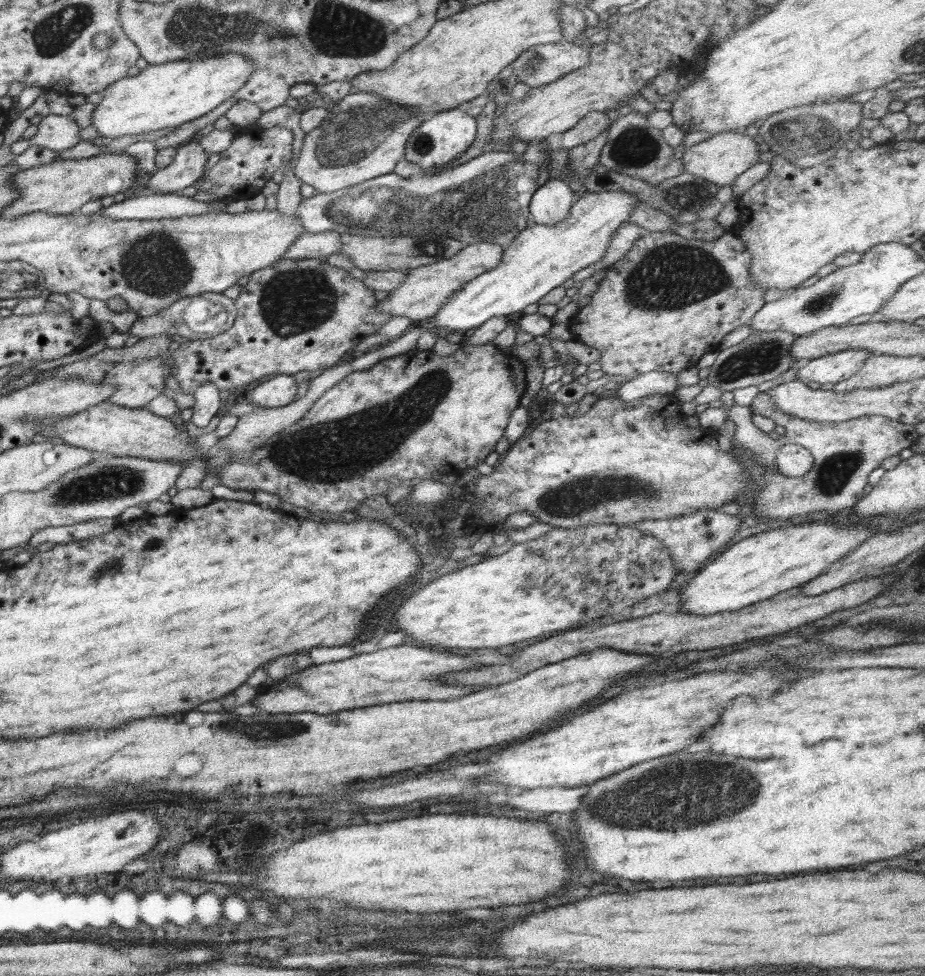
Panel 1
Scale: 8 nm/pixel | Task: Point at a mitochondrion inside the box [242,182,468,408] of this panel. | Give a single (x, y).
(296, 300)

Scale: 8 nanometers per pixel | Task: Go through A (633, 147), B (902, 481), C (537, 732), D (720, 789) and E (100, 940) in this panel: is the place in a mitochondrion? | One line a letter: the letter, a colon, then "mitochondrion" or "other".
A: mitochondrion
B: other
C: other
D: mitochondrion
E: other

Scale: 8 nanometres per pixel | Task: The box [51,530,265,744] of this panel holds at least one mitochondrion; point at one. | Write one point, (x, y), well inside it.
(112, 565)

